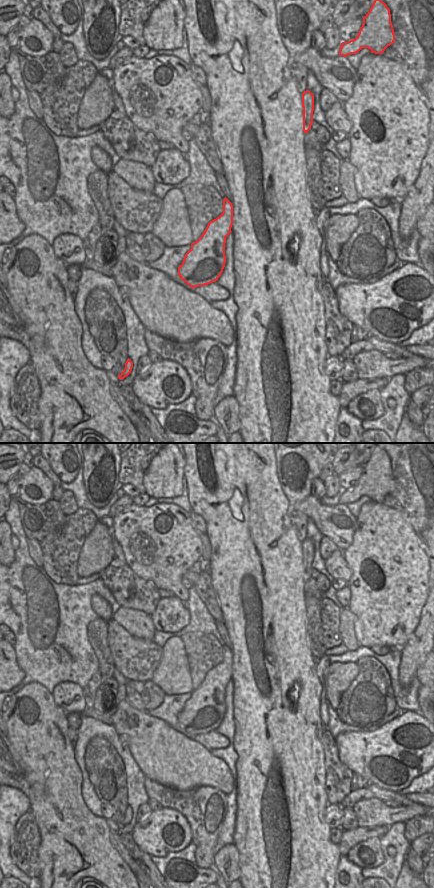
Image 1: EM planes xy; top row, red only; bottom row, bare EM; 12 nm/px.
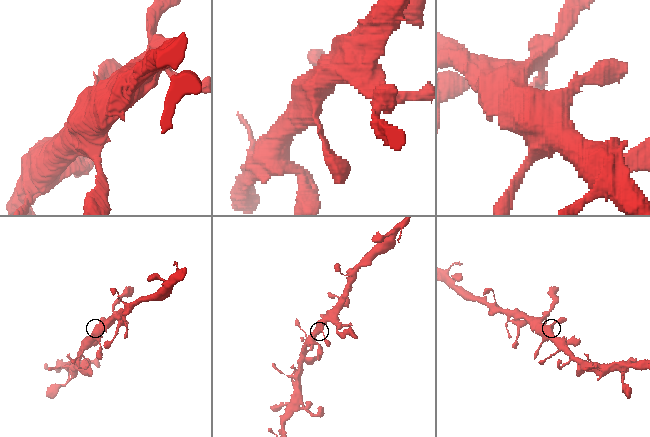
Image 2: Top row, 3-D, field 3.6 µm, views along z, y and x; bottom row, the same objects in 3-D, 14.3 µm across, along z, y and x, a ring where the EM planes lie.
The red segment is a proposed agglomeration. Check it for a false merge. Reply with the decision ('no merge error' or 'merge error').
no merge error

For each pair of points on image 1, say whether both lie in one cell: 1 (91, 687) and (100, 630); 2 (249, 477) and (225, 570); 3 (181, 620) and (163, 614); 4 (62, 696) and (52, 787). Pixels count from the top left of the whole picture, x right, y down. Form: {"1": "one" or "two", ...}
{"1": "one", "2": "one", "3": "one", "4": "two"}

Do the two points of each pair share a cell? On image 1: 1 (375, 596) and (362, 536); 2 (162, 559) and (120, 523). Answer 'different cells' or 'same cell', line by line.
1: same cell
2: same cell

